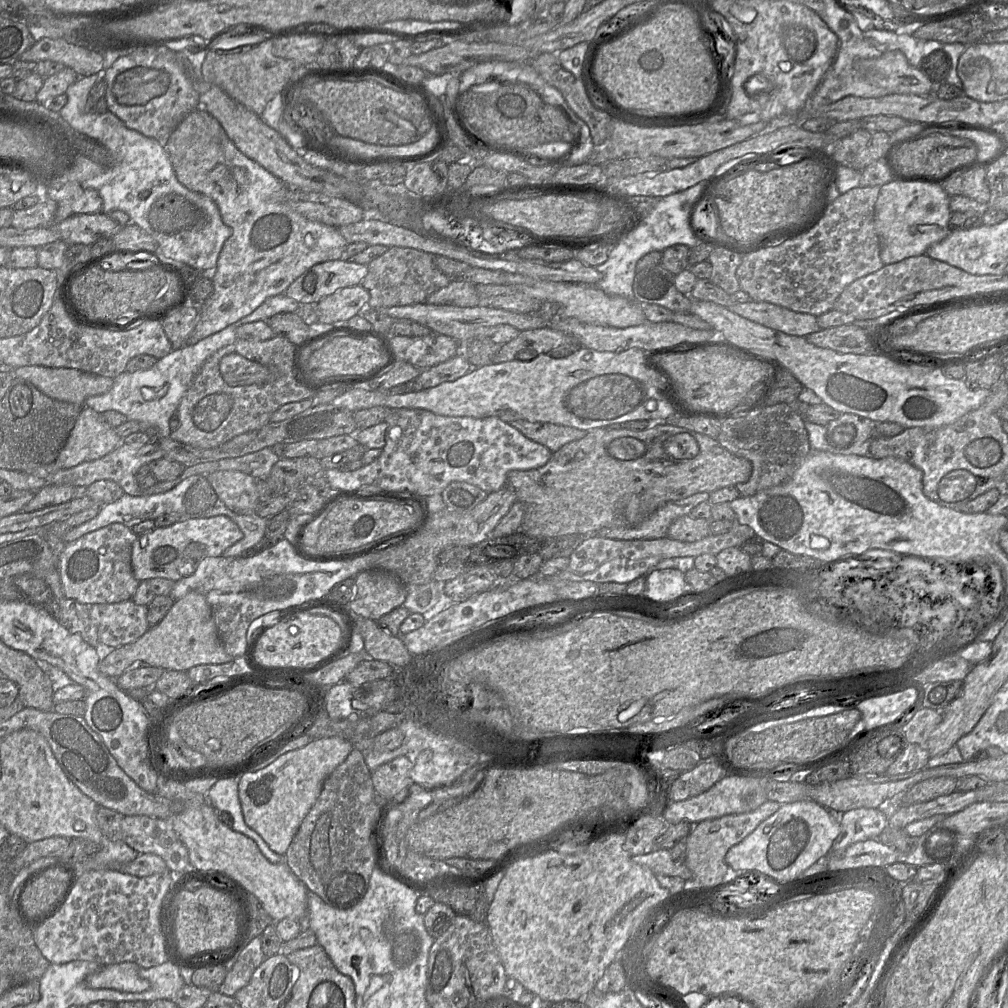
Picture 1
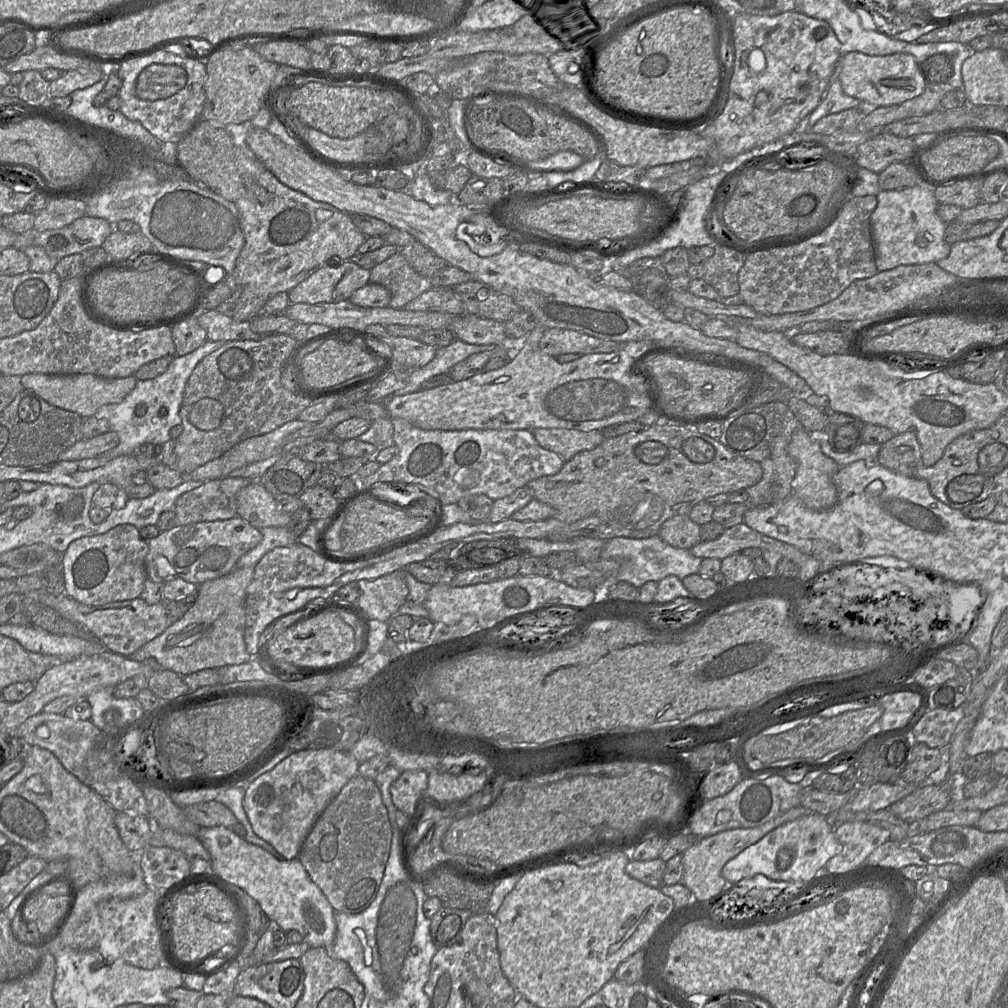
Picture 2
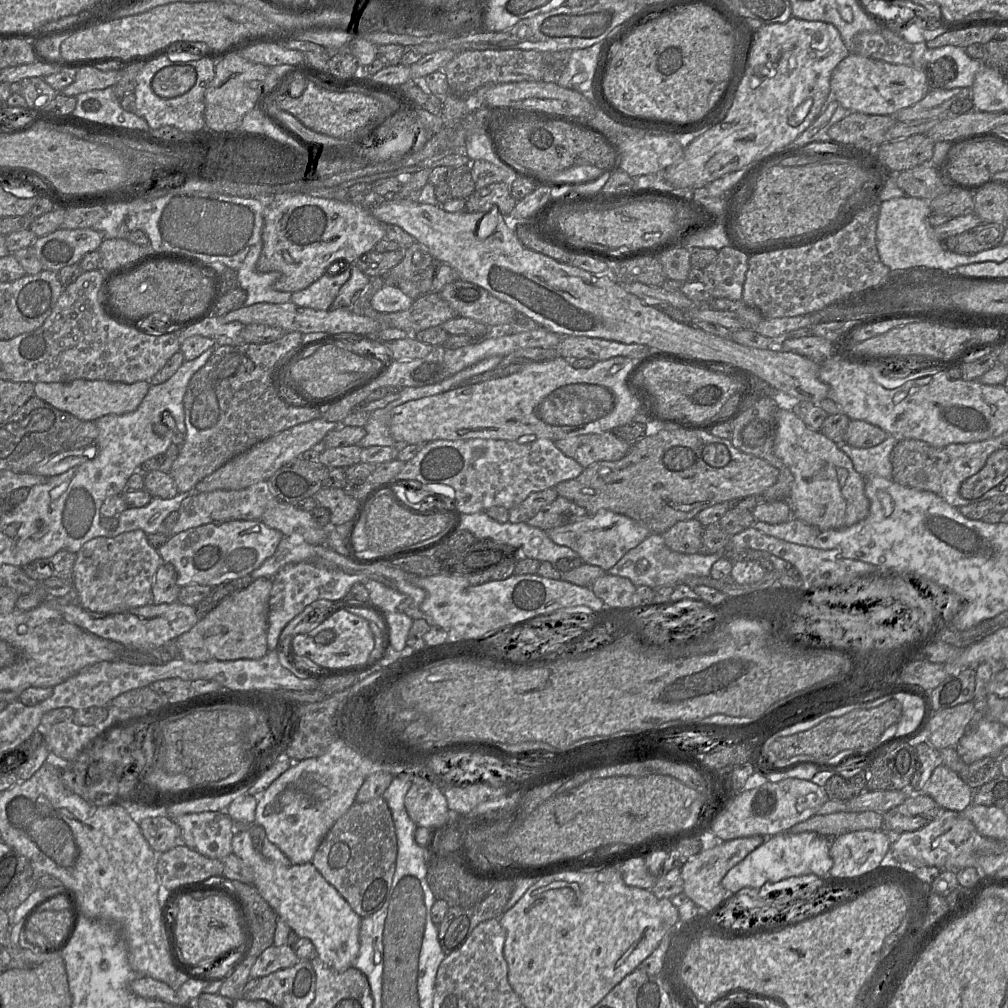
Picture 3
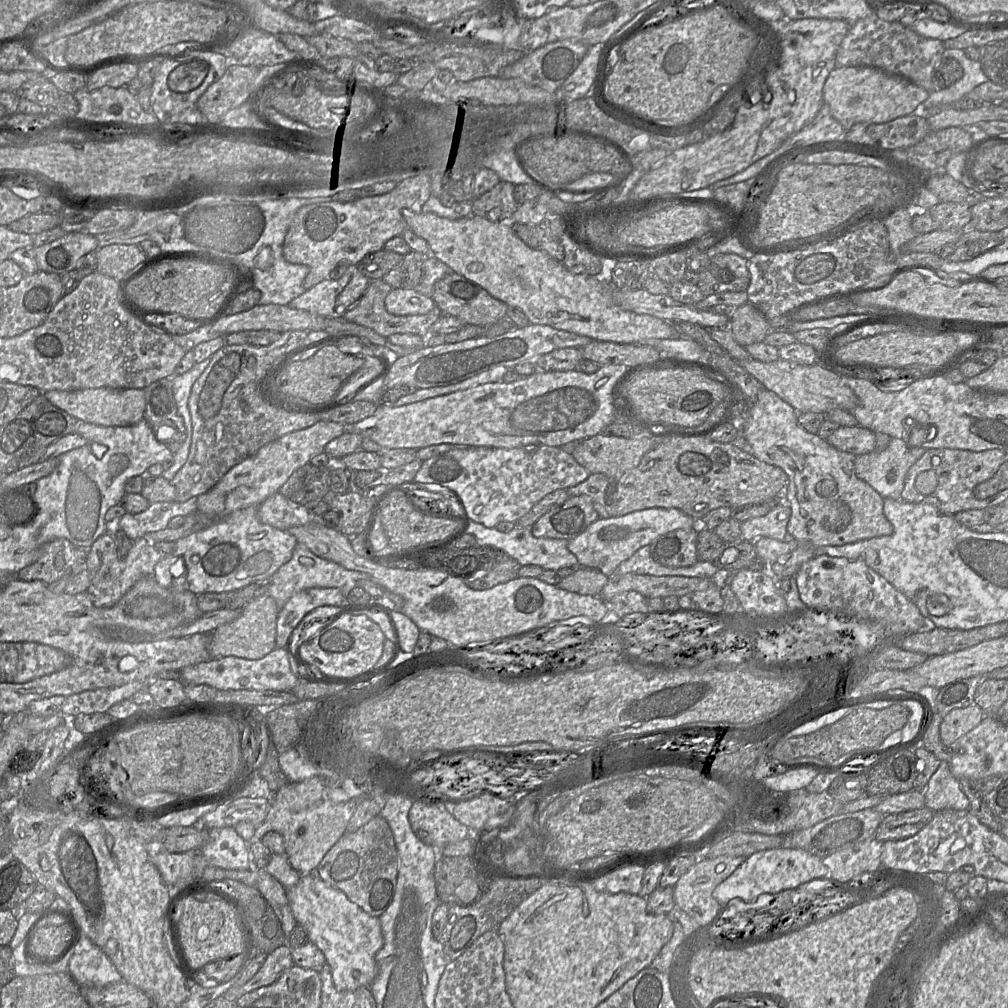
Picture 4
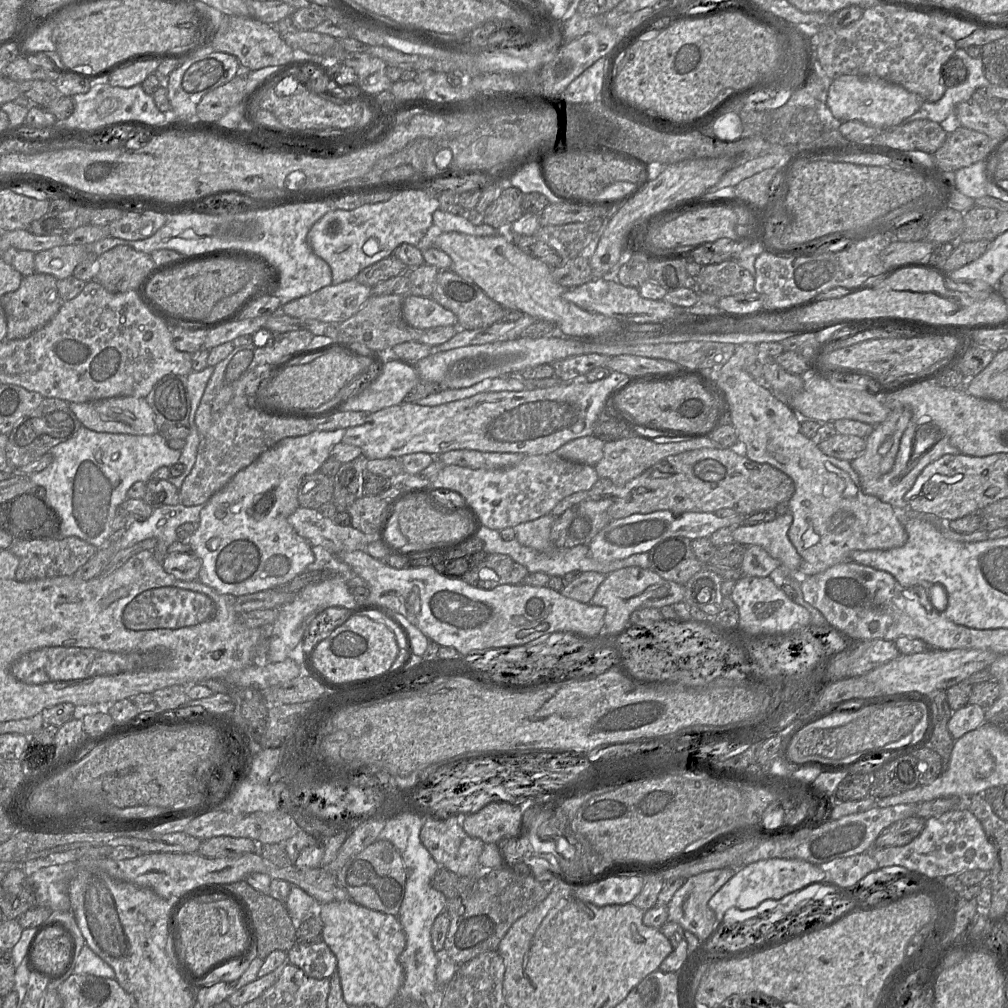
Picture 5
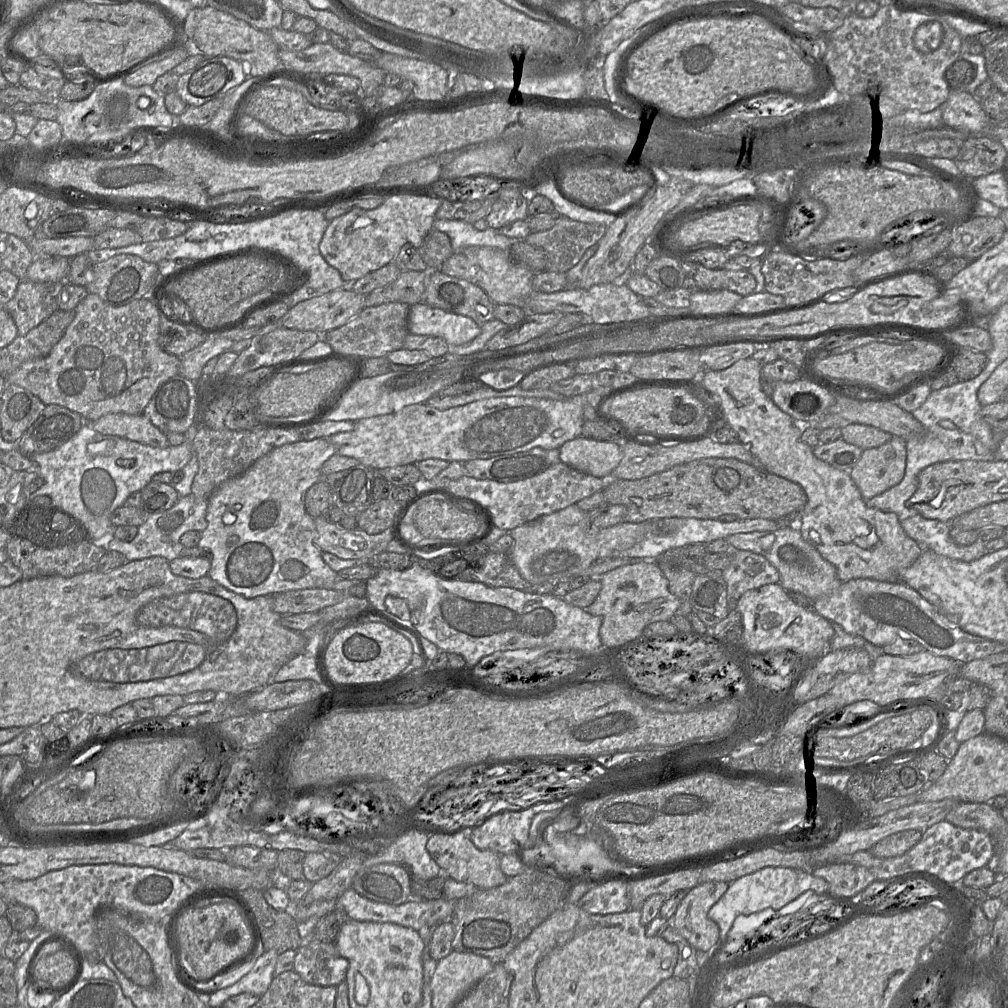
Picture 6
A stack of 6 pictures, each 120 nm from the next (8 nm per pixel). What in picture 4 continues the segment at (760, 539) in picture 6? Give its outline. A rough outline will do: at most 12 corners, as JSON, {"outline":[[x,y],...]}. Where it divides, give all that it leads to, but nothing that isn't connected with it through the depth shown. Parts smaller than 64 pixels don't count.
{"outline":[[777,502],[764,516],[741,523],[741,539],[793,539],[791,509]]}

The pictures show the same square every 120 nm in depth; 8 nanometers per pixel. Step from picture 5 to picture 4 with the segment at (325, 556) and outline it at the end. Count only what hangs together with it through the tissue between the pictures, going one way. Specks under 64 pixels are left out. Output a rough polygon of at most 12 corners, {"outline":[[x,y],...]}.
{"outline":[[298,543],[266,581],[279,612],[293,595],[337,588],[347,598],[369,574],[318,557]]}

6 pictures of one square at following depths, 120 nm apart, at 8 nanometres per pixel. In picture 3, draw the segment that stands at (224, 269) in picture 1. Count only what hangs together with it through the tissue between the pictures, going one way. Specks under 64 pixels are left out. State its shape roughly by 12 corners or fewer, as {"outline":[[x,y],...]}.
{"outline":[[277,194],[256,269],[293,293],[385,237],[362,204]]}

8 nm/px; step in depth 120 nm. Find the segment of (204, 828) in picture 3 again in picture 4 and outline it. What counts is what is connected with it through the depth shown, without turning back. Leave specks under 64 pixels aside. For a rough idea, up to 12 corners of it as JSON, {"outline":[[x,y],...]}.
{"outline":[[234,827],[212,828],[200,848],[208,866],[252,866],[249,845]]}

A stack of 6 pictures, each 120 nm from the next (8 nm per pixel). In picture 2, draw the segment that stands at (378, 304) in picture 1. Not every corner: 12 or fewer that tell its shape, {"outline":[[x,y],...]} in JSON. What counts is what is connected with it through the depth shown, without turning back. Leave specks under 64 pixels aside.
{"outline":[[399,251],[370,270],[369,283],[404,308],[433,288]]}

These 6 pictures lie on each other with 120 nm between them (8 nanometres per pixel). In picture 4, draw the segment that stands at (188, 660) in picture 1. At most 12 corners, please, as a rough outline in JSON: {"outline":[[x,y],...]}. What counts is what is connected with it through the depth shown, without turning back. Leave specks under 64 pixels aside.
{"outline":[[269,595],[210,634],[212,658],[261,659],[276,647]]}

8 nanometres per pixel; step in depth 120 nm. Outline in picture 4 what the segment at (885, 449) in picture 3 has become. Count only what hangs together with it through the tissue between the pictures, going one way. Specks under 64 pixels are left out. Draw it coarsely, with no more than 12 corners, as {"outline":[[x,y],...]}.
{"outline":[[892,438],[855,455],[855,472],[883,498],[901,499],[926,450]]}

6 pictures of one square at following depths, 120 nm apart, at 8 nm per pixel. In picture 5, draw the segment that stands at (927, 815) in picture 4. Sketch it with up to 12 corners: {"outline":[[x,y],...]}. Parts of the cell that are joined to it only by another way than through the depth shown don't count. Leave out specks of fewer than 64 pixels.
{"outline":[[926,819],[898,820],[881,832],[874,848],[904,846],[922,832]]}

